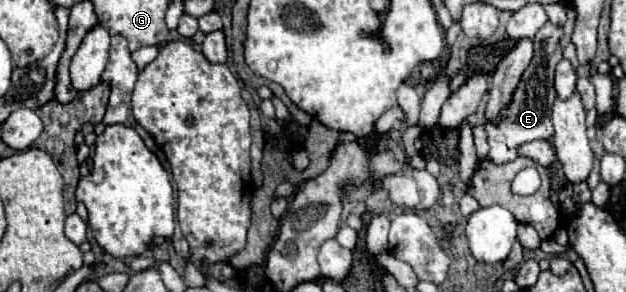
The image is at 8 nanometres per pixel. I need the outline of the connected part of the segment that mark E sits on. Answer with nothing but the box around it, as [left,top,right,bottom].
[485,22,563,164]

